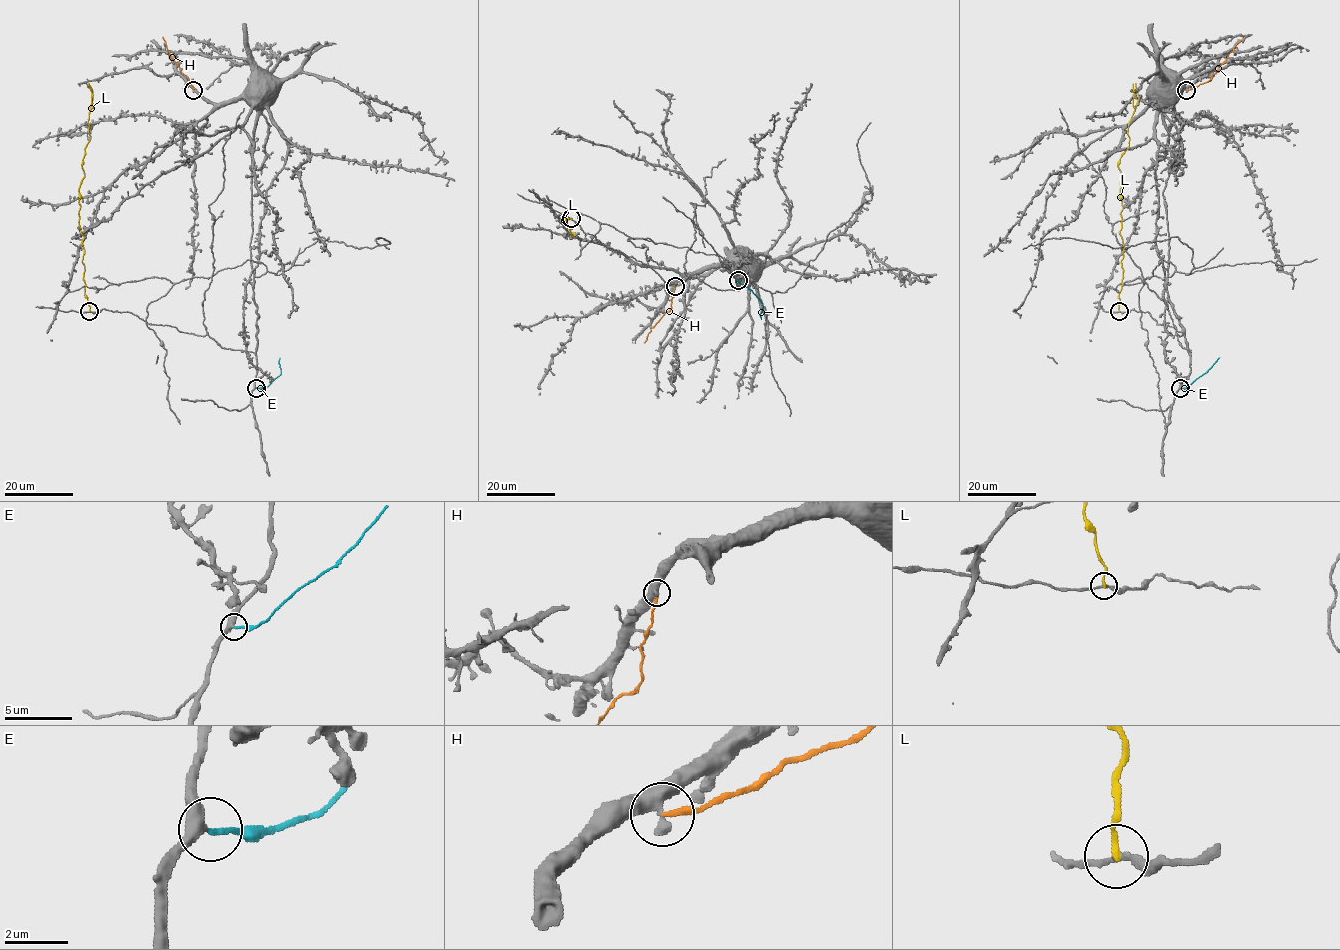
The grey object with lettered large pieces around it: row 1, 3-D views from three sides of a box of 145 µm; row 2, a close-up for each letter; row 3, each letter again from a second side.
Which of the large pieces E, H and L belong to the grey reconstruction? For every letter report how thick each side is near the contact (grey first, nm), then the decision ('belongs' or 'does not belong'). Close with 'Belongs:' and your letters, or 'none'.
E: calibres 400 and 150 nm; belongs
H: calibres 440 and 190 nm; does not belong
L: calibres 170 and 190 nm; does not belong
Belongs: E

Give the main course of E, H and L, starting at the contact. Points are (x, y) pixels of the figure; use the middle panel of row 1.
E: (737, 280), (762, 304), (761, 319)
H: (675, 286), (671, 308), (650, 328), (644, 343)
L: (571, 218), (566, 218), (565, 223), (560, 220), (566, 220), (563, 218), (574, 237), (570, 235)

